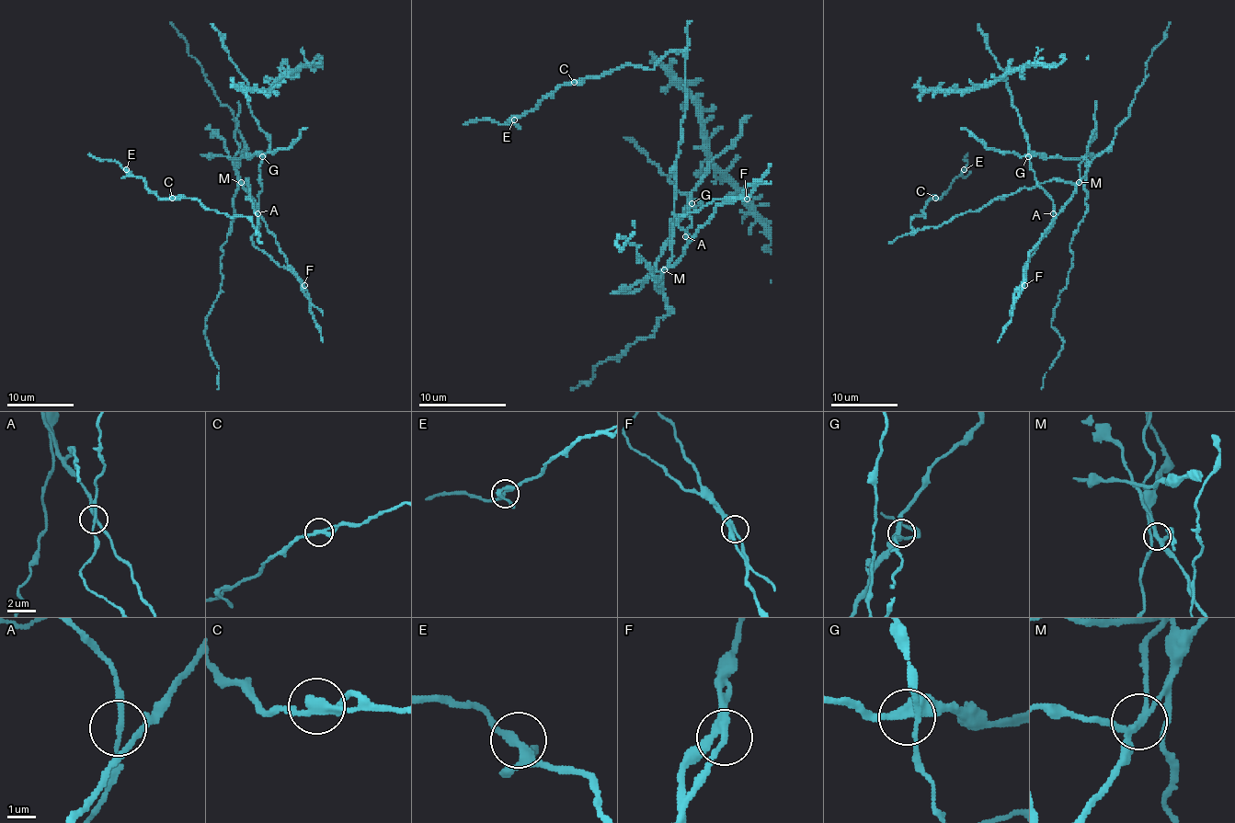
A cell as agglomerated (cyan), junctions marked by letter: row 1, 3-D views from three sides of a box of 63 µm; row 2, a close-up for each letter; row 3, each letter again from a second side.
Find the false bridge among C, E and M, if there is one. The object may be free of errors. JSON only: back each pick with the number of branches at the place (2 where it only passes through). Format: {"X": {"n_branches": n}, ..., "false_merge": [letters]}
{"M": {"n_branches": 4}, "false_merge": ["M"]}

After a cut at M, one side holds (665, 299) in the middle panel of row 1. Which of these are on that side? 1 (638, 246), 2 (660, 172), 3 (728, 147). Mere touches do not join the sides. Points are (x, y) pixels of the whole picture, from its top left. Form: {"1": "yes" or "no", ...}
{"1": "yes", "2": "no", "3": "no"}

